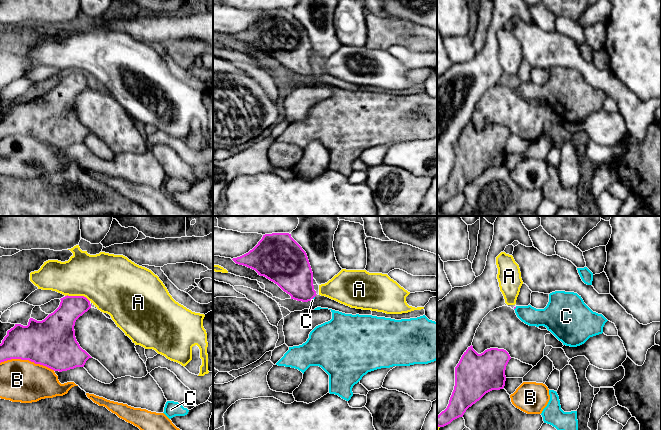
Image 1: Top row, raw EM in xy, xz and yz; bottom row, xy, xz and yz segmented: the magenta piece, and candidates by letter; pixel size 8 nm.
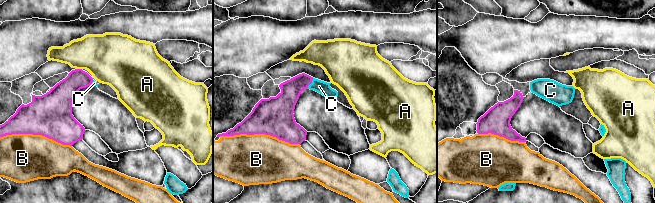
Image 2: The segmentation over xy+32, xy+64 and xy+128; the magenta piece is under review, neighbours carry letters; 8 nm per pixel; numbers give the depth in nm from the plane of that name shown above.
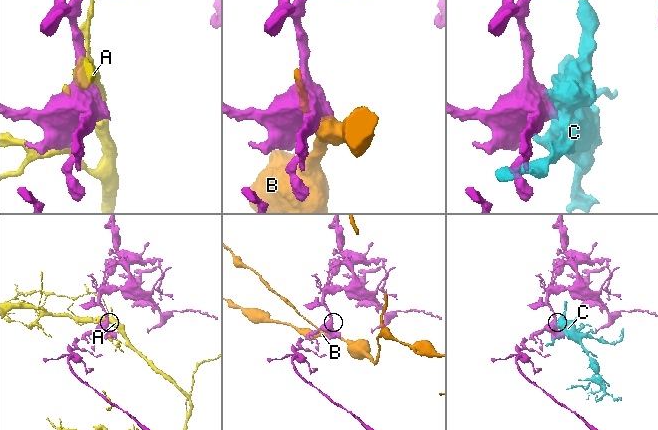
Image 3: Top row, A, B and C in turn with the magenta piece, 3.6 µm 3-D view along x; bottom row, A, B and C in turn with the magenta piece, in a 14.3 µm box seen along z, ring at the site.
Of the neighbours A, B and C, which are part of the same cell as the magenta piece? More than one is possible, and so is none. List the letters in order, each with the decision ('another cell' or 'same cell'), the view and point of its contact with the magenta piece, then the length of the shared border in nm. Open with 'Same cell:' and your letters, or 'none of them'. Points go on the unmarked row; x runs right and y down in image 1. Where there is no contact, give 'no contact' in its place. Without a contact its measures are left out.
Same cell: C
A: another cell | xy (77, 72) | 200 nm
B: another cell | xy (27, 135) | 440 nm
C: same cell | xz (312, 74) | 50 nm

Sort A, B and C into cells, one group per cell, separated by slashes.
A / B / C

